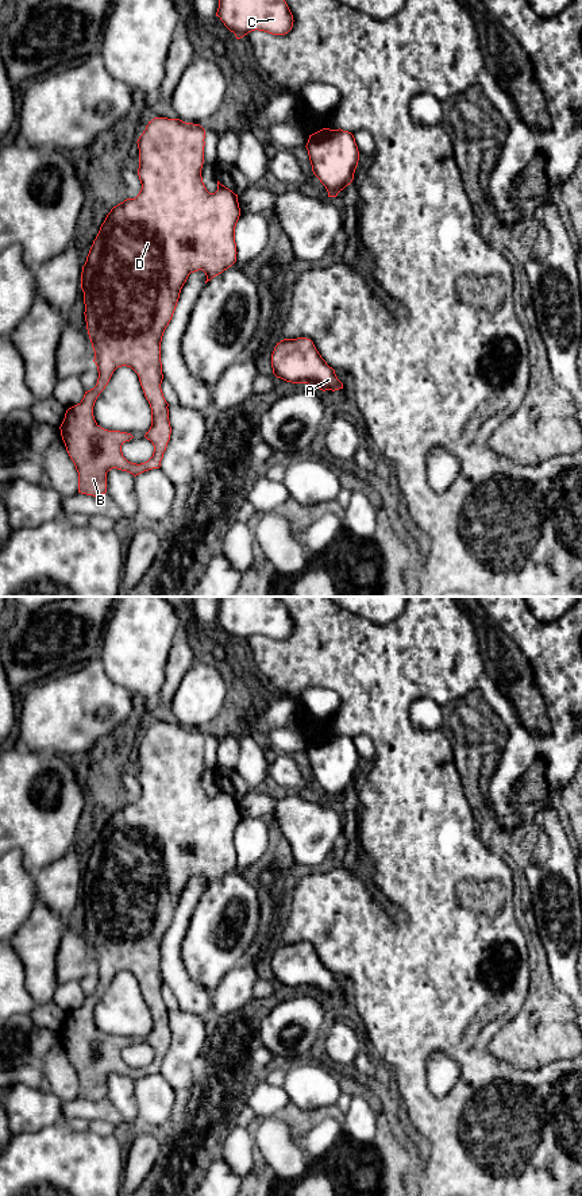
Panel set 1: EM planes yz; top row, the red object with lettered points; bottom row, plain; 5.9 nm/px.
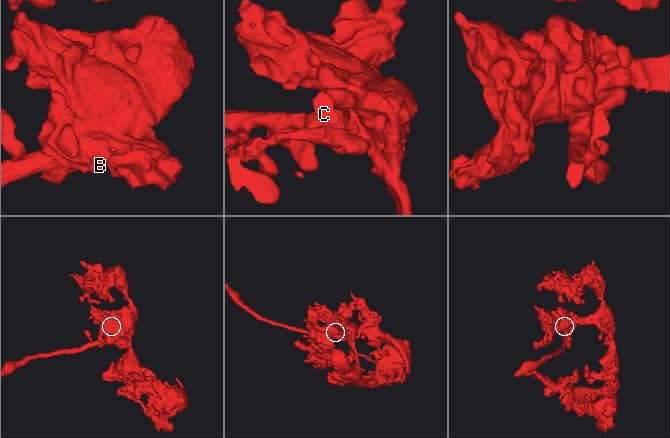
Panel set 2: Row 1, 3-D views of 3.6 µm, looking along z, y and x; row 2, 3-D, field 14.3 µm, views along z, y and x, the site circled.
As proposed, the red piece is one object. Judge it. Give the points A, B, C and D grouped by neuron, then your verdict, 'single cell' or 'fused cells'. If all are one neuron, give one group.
A B C D | single cell

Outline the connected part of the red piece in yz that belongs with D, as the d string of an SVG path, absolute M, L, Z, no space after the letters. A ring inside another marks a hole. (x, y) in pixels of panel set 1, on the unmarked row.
M154 722L138 744L142 794L135 803L117 809L107 819L82 871L81 894L84 896L85 926L95 956L93 967L99 983L93 994L85 996L80 1008L69 1012L59 1031L66 1056L78 1077L78 1097L99 1102L107 1097L107 1077L112 1073L127 1076L134 1081L161 1072L163 1057L170 1045L169 1008L161 988L163 984L161 946L176 915L181 894L190 877L203 875L207 886L221 879L236 867L235 832L240 821L238 799L217 786L217 795L209 798L203 787L205 734L200 729L180 724ZM117 972L131 972L139 981L144 1002L151 1012L151 1031L144 1042L154 1050L153 1061L140 1069L128 1066L122 1050L134 1041L127 1037L101 1033L93 1021L93 1011Z

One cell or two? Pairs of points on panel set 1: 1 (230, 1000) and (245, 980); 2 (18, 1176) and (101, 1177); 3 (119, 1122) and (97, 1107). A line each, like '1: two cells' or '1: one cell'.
1: one cell
2: one cell
3: one cell

